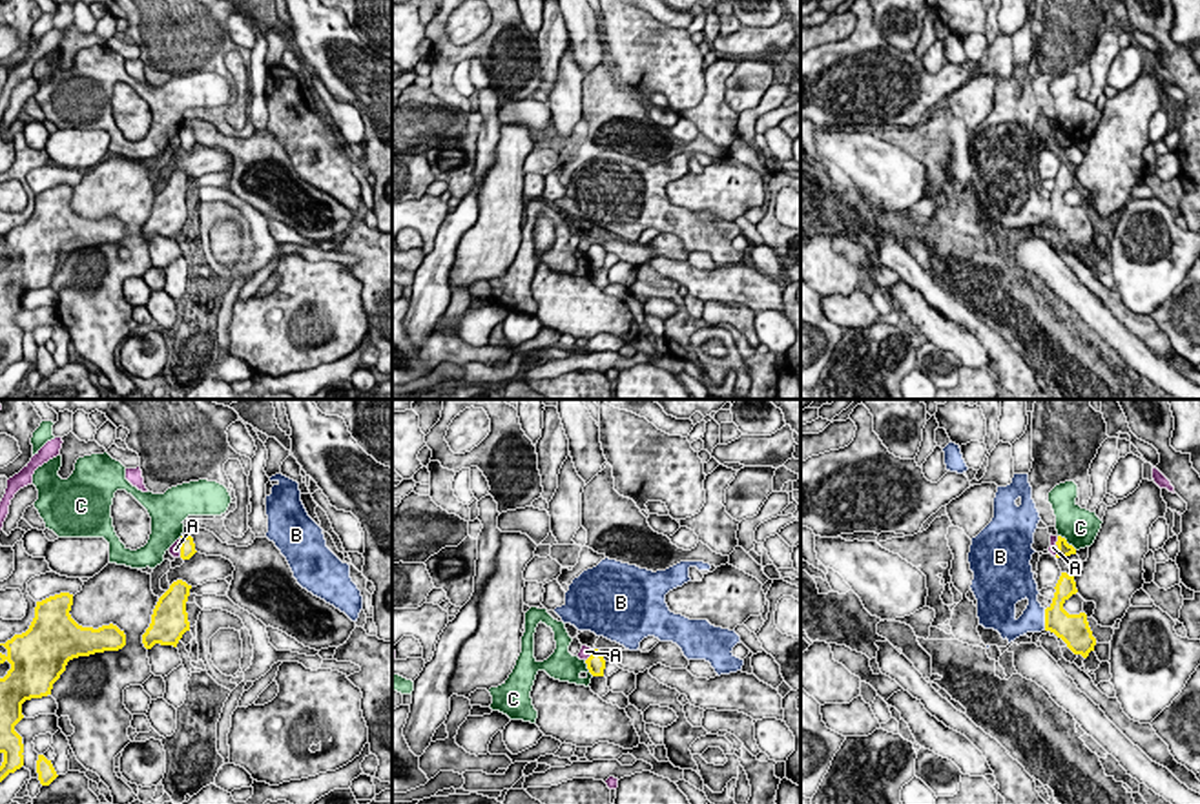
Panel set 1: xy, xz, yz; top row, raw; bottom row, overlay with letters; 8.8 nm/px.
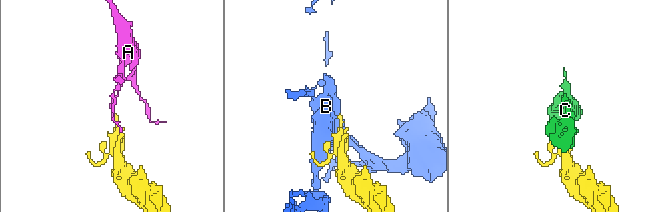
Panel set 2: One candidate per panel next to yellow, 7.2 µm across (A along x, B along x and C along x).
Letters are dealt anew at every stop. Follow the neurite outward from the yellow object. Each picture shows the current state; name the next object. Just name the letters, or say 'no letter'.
B

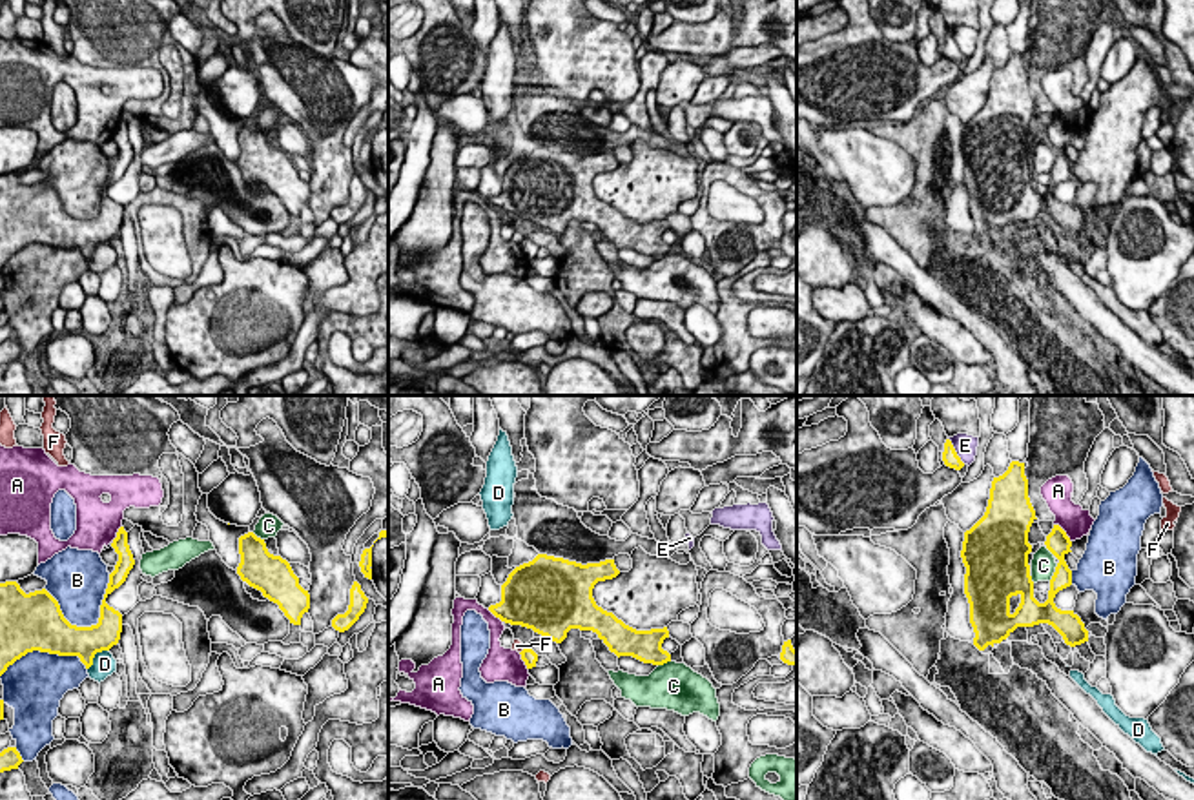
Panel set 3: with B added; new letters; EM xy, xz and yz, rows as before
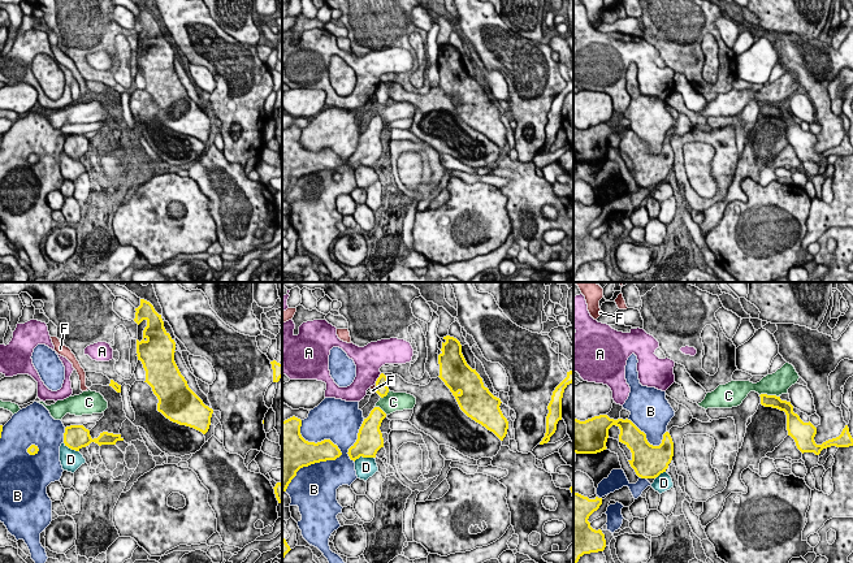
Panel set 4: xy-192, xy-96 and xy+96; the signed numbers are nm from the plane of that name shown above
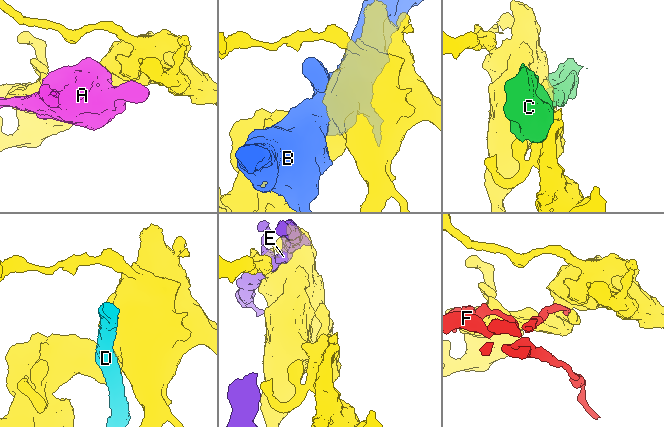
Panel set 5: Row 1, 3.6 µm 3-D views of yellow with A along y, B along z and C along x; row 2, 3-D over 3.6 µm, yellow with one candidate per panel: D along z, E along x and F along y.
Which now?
no letter

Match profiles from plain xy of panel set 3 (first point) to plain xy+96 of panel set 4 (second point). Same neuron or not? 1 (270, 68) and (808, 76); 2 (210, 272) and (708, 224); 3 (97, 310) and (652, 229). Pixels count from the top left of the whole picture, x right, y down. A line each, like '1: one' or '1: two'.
1: one
2: one
3: one

